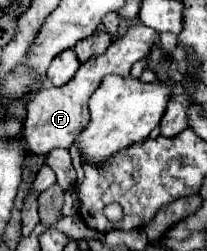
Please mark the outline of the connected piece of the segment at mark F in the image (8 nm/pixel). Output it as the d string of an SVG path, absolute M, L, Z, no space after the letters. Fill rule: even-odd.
M144 24L132 26L124 36L114 40L110 48L102 56L94 56L94 60L88 60L86 64L80 66L76 76L64 84L64 86L46 86L42 92L38 92L30 104L28 104L28 116L26 116L26 130L24 138L28 142L28 148L32 154L48 154L52 148L70 148L74 136L86 126L86 120L90 118L88 114L88 100L92 92L98 88L100 80L106 74L120 74L128 76L130 68L136 60L144 58L150 54L150 48L154 46L158 38L158 32L152 28L146 28Z

